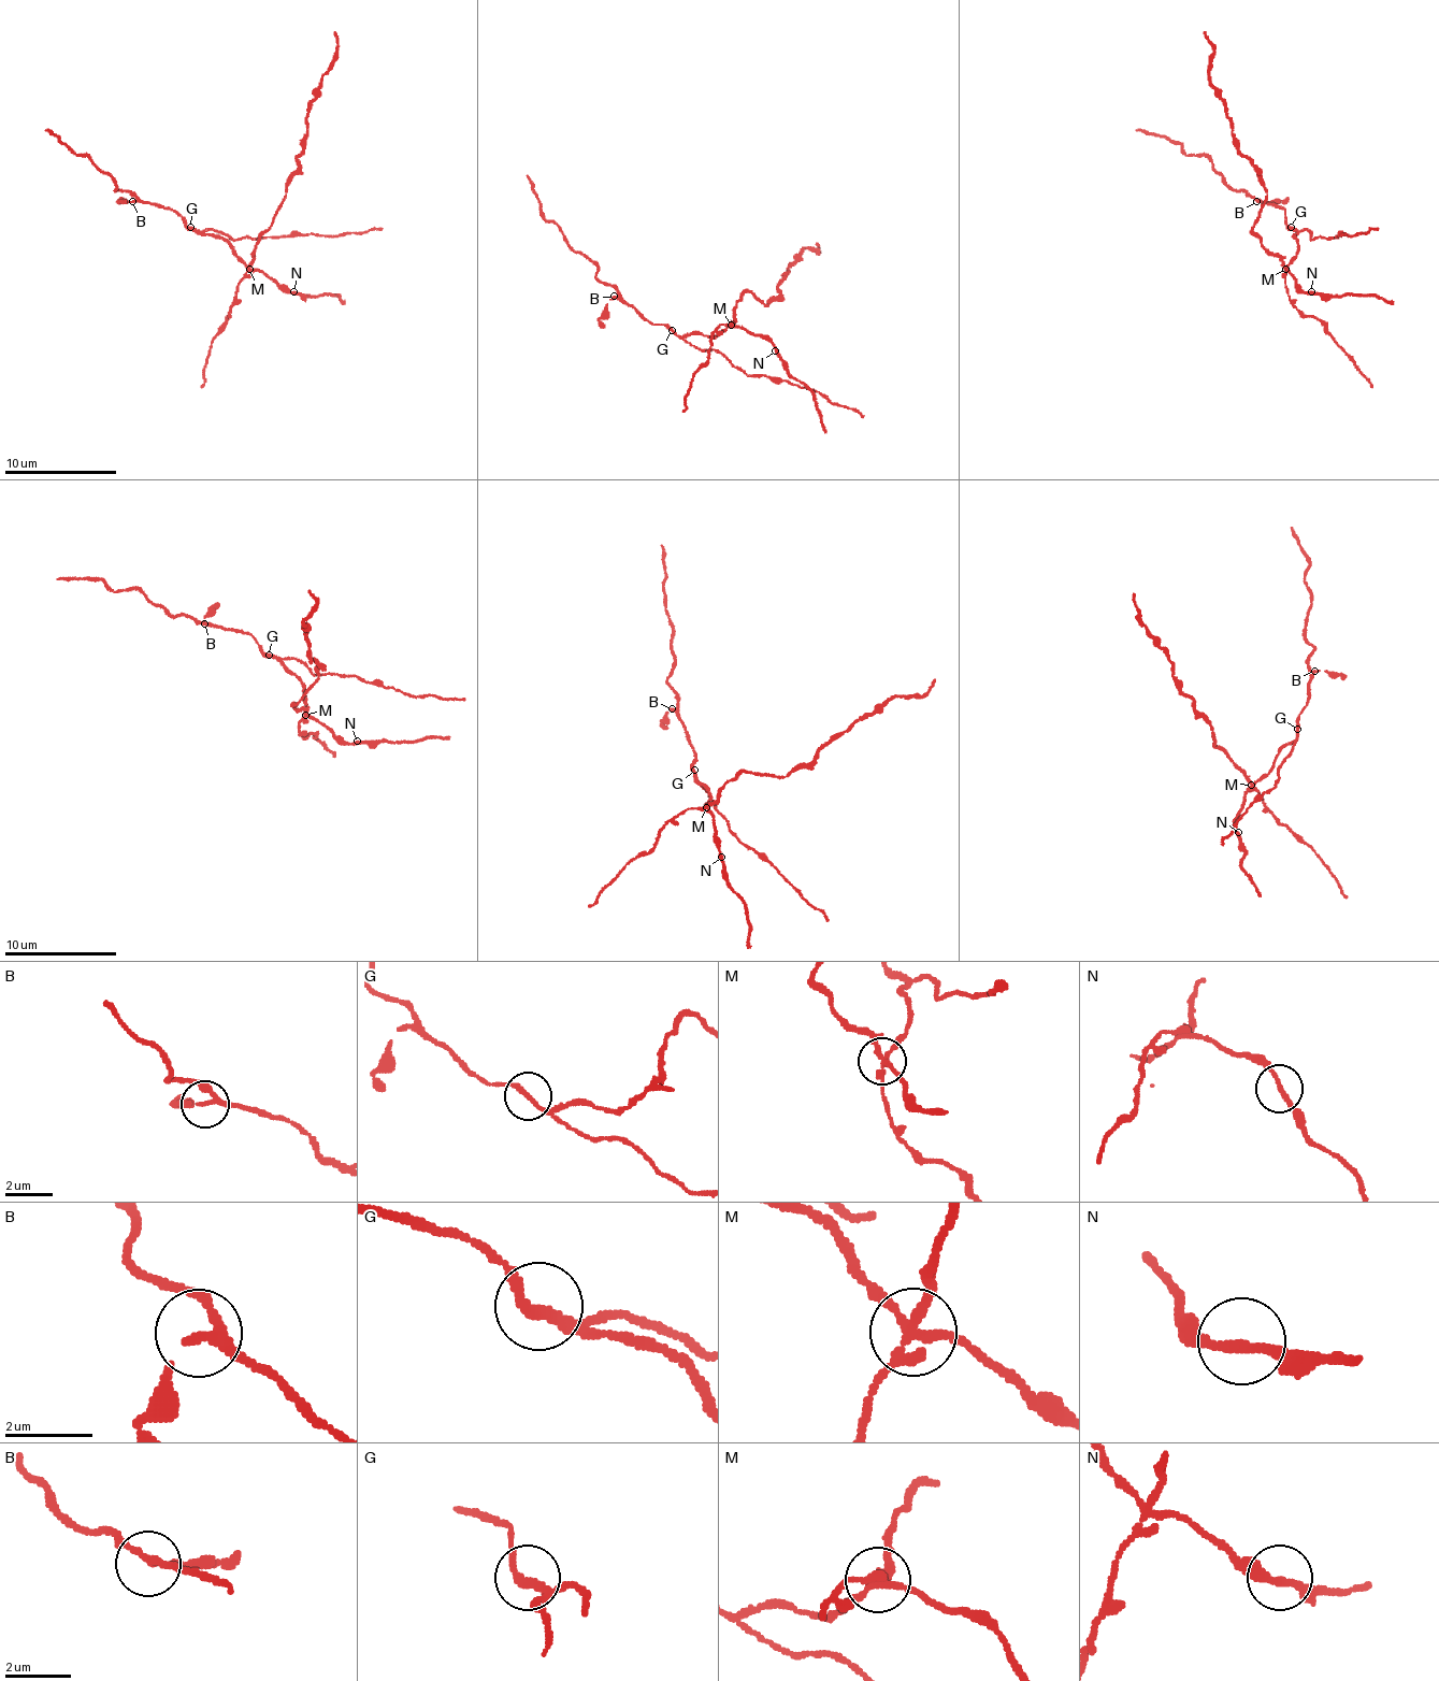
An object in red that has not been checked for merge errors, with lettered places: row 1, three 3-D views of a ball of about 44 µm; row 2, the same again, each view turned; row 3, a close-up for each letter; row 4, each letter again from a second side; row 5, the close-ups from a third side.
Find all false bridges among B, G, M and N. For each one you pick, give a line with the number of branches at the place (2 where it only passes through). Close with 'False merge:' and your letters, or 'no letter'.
G: branches 2
M: branches 4
False merge: G, M

